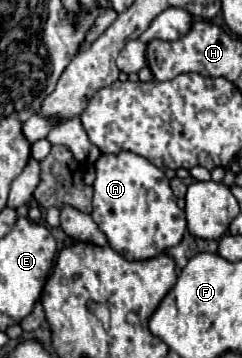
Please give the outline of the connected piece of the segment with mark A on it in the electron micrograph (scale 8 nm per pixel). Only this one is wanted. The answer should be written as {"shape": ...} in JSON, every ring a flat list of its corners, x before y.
{"shape":[[121,152,113,156,101,156,95,162,95,182,93,182,93,220,99,226,99,230,107,236,109,246,125,256,127,260,147,260,161,252,165,252,171,246,177,246,183,232,185,232,185,212,177,206,177,198,169,188,169,180,155,164,145,160,143,156,137,156,133,152]]}

